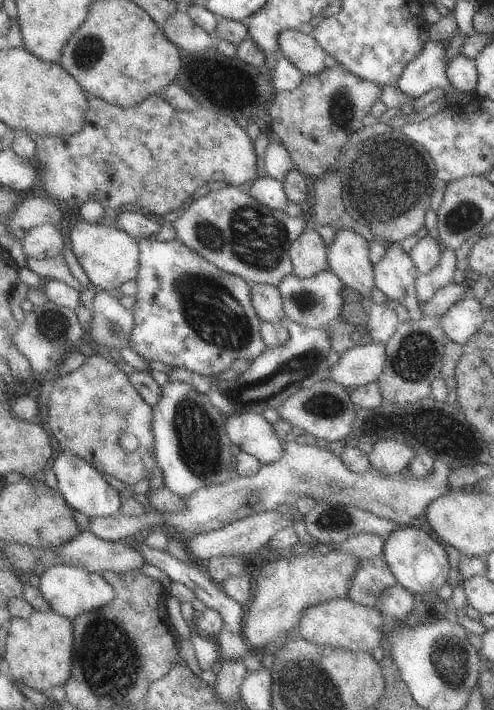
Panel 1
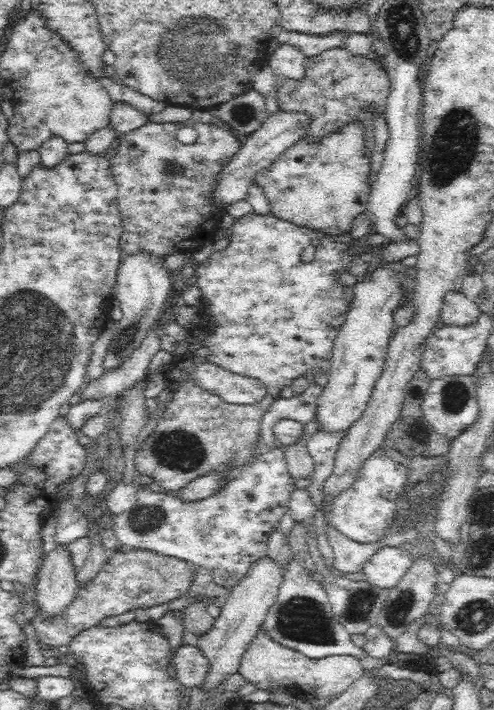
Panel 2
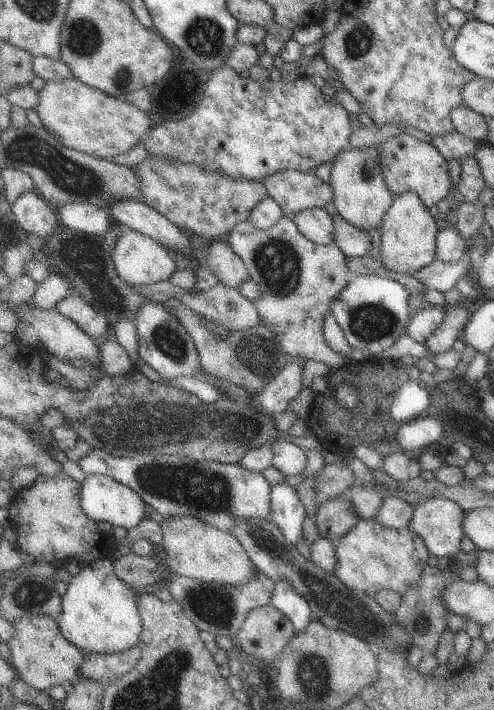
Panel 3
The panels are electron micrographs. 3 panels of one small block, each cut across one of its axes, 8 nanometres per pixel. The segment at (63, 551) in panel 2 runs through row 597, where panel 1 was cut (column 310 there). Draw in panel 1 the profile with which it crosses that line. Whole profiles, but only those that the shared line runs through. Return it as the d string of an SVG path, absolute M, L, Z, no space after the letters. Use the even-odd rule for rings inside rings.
M299 29L282 30L278 34L278 46L283 55L305 75L320 74L336 62L311 34L304 34Z

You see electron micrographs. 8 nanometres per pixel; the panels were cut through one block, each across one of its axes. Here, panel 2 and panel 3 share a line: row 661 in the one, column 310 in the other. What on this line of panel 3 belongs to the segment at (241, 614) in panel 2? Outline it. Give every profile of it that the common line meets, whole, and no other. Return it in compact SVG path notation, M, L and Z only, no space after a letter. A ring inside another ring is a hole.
M314 207L301 210L292 219L308 240L319 245L333 242L334 220L326 209Z

